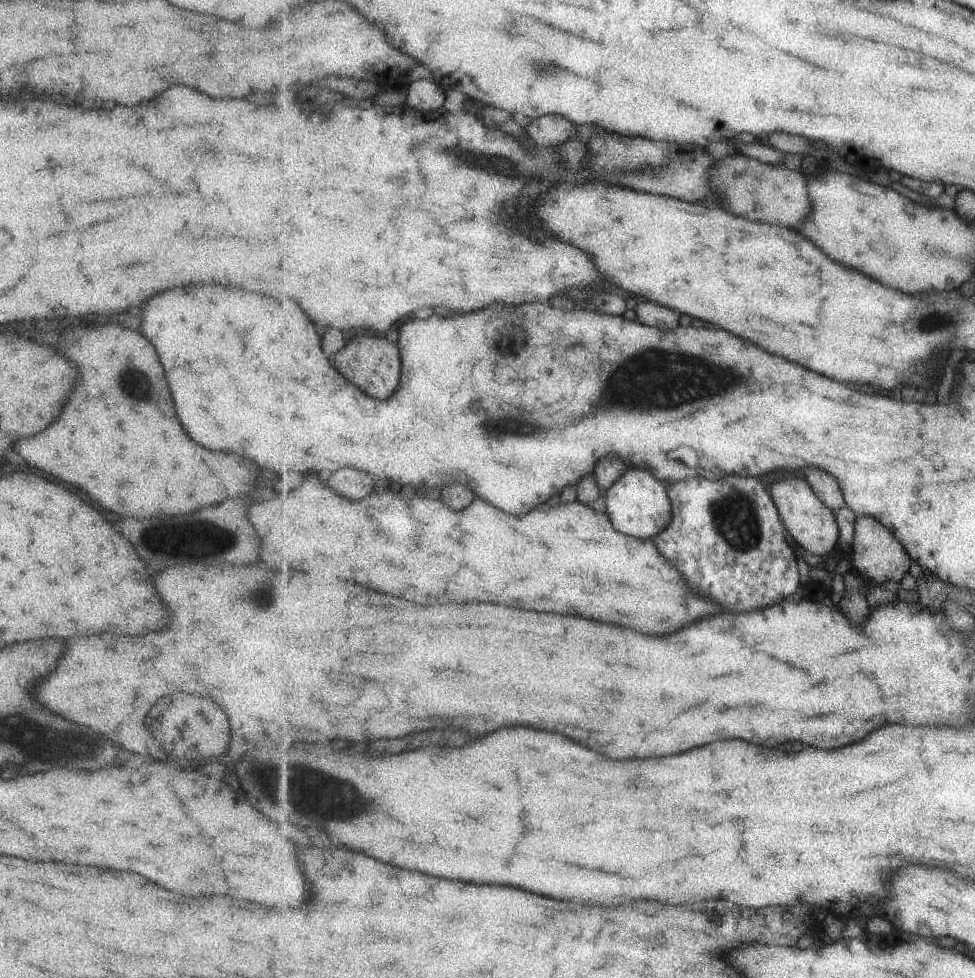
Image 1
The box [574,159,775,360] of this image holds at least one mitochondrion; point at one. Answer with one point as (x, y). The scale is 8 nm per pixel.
(647, 173)

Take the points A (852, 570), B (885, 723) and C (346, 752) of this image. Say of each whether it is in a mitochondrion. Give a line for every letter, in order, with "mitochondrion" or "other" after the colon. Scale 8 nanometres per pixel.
A: other
B: other
C: other

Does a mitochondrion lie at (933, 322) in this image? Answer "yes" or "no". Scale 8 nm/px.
yes

